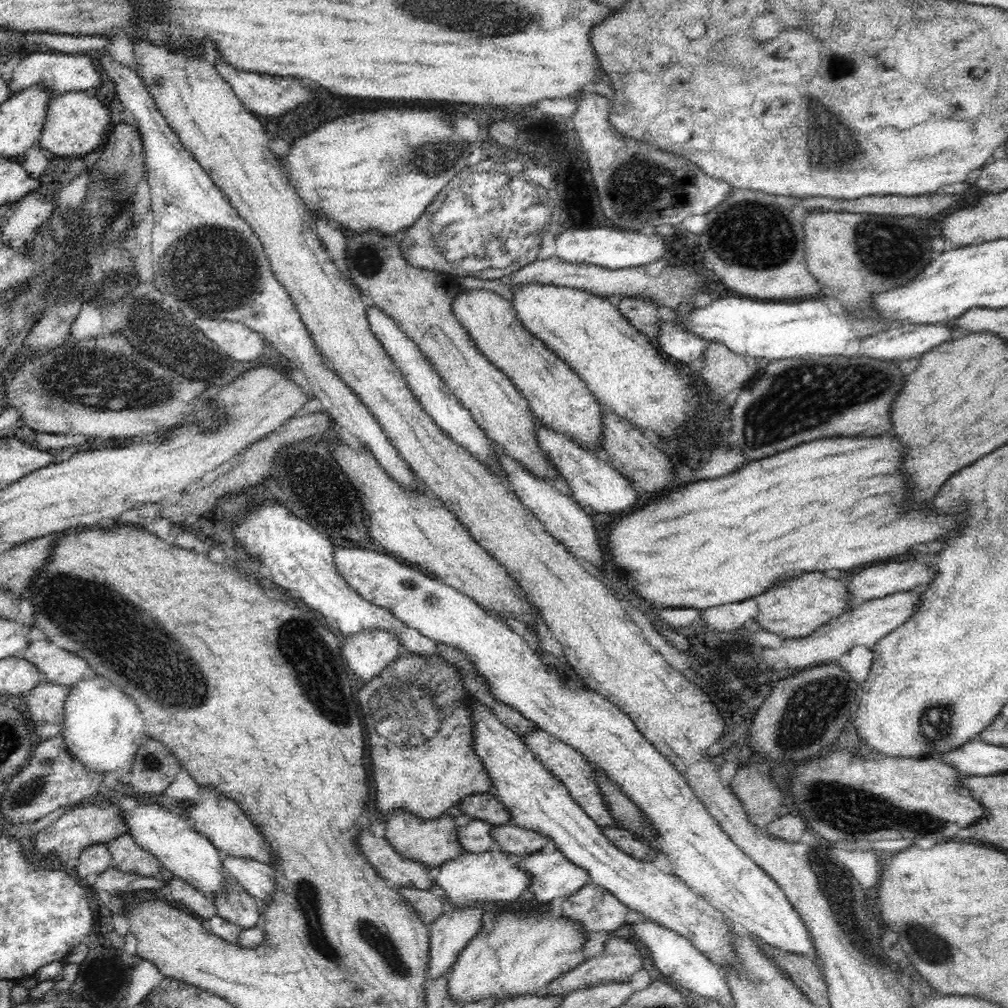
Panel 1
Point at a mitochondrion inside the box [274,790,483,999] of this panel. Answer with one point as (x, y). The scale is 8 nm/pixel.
(306, 897)

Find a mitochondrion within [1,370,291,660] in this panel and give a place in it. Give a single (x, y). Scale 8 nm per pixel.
(39, 587)

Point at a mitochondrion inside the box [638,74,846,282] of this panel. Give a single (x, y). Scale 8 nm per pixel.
(752, 233)

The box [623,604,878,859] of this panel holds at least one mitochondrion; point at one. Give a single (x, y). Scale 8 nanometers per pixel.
(816, 704)

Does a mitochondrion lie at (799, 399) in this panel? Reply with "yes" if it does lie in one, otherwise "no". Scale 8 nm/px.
yes

